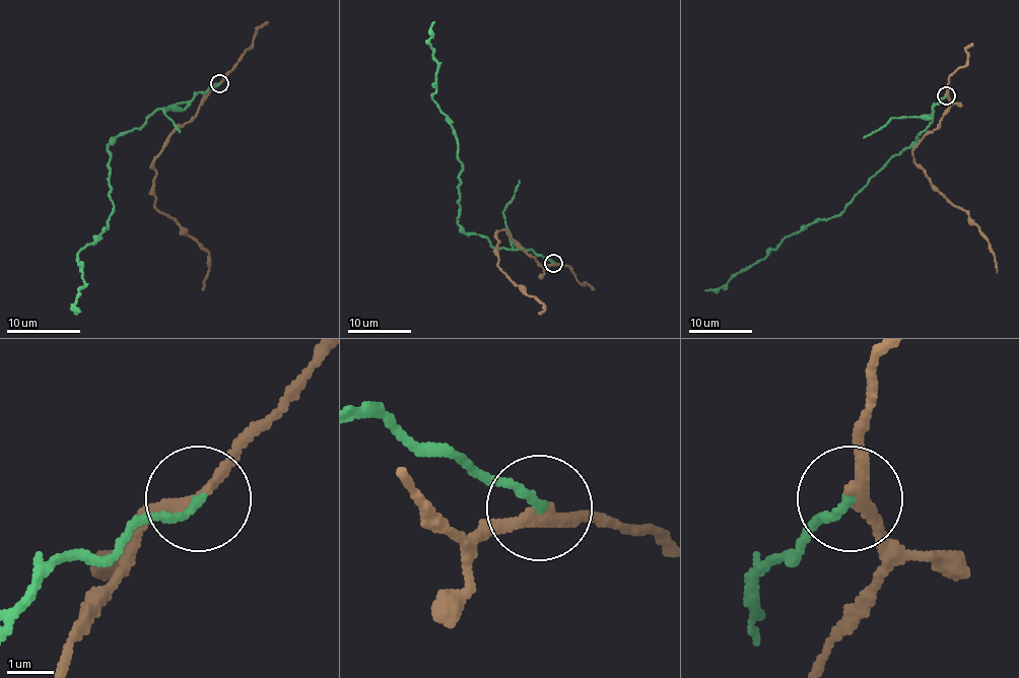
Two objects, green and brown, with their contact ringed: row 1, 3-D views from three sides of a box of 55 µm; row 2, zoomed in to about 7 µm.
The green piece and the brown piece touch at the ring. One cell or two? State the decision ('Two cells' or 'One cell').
Two cells

